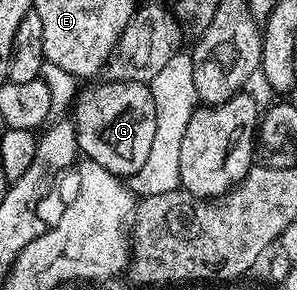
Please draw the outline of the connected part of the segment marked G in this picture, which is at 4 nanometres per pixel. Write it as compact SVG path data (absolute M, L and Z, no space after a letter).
M101 82L90 85L95 87L88 88L74 107L72 122L78 134L78 150L113 175L129 177L143 167L152 150L152 137L156 137L156 101L145 83Z

